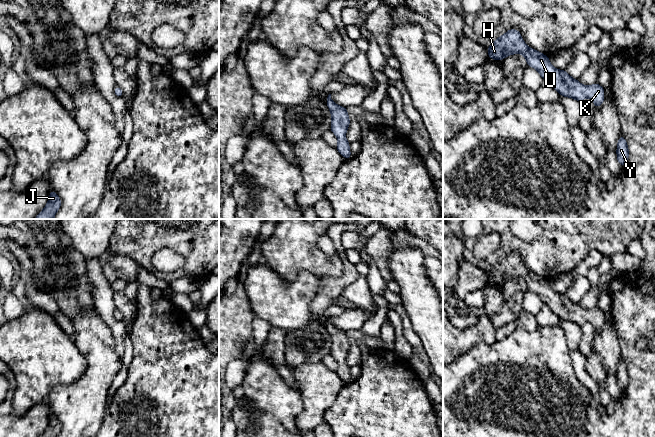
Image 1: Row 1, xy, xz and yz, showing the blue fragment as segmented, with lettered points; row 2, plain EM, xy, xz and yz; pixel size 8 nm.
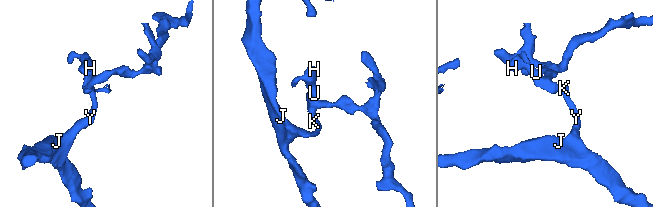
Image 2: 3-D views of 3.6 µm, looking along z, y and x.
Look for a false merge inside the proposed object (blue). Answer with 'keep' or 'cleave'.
keep

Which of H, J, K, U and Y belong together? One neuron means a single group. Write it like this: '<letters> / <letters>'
H J K U Y

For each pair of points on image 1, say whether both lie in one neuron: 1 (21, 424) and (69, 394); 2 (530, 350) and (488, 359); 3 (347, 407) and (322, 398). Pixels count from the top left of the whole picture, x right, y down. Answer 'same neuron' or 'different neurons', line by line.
1: different neurons
2: same neuron
3: different neurons

